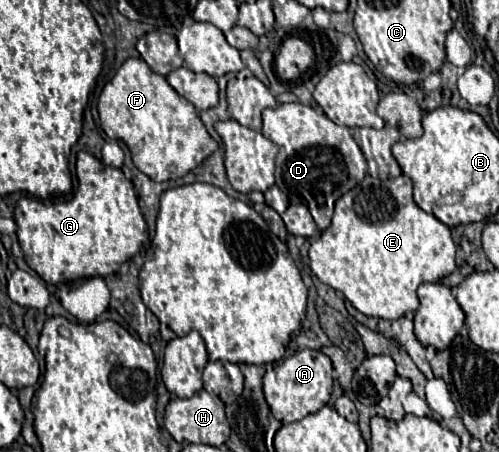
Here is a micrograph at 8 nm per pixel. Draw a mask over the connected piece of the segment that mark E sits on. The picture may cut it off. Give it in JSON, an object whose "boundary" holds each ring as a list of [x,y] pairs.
{"boundary":[[[366,175],[356,187],[336,201],[332,225],[310,245],[312,273],[344,297],[364,315],[380,319],[398,319],[418,309],[416,289],[422,283],[434,283],[456,269],[456,243],[450,229],[434,215],[422,211],[412,199],[412,181],[406,175],[398,179],[374,179]]]}

